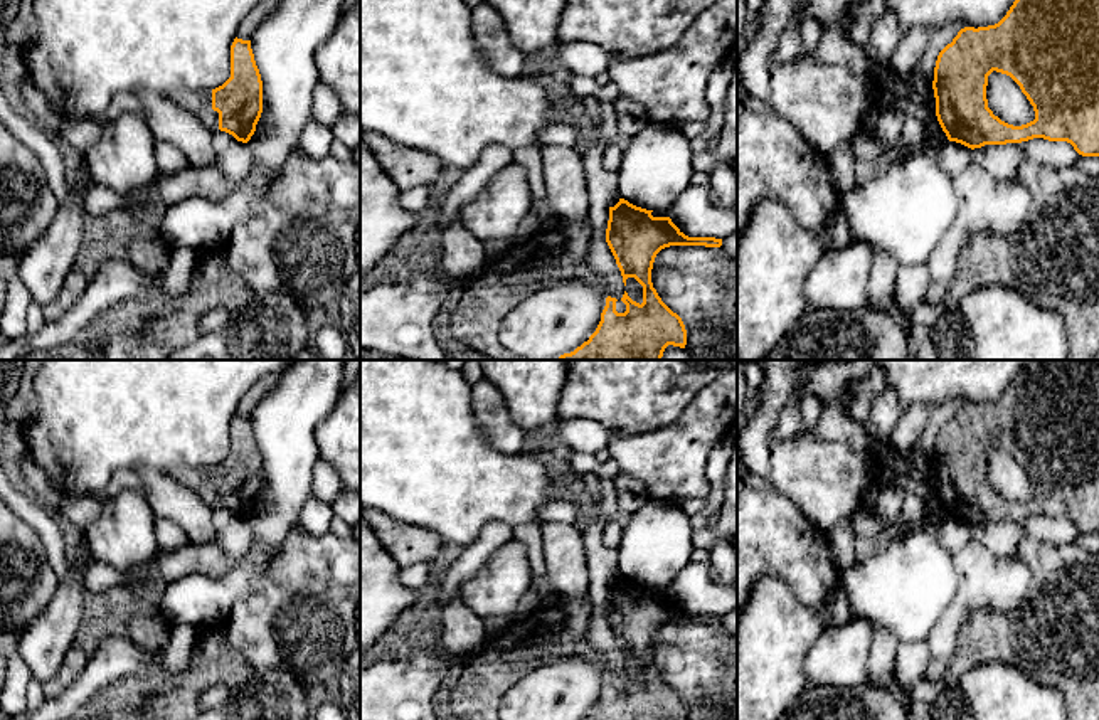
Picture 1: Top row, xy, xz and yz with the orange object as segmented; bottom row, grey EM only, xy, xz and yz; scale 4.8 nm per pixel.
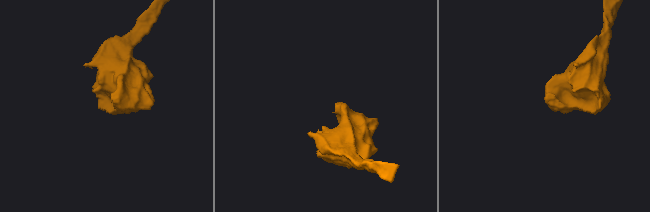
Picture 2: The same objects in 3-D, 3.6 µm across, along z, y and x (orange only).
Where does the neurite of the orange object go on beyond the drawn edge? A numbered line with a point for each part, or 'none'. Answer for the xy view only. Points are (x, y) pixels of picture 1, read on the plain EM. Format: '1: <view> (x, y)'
1: xy (199, 480)

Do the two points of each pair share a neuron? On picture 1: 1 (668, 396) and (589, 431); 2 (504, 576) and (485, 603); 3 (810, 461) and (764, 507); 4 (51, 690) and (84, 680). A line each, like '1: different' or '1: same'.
1: different
2: same
3: different
4: different

